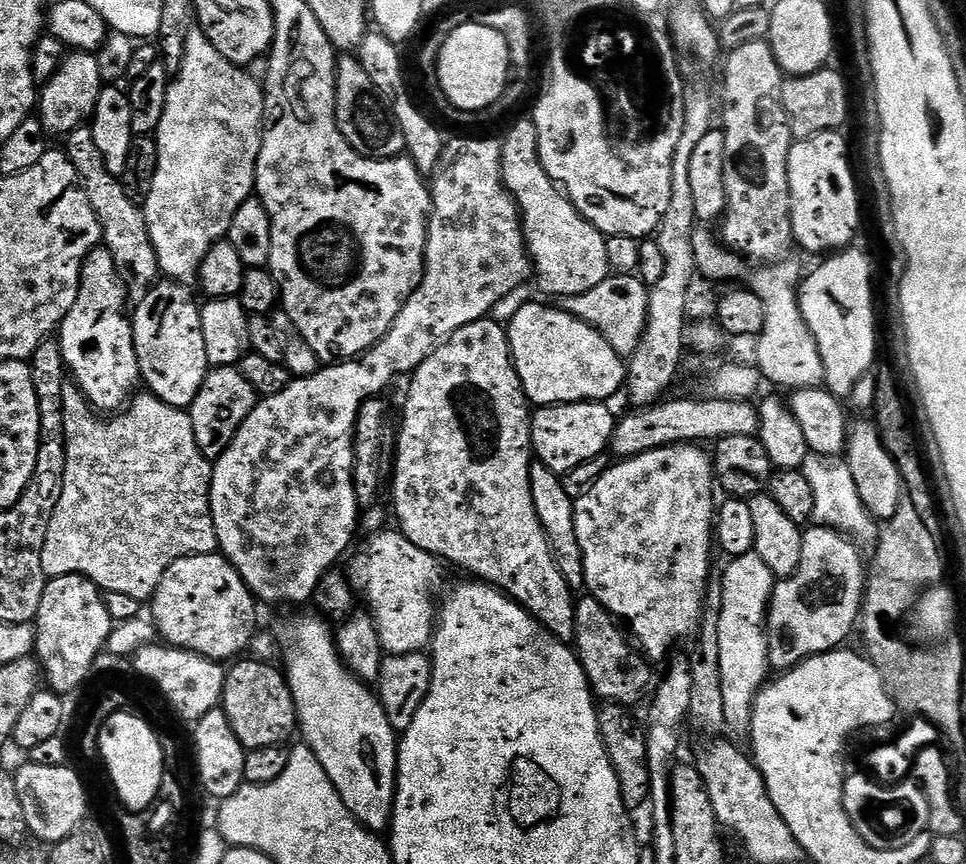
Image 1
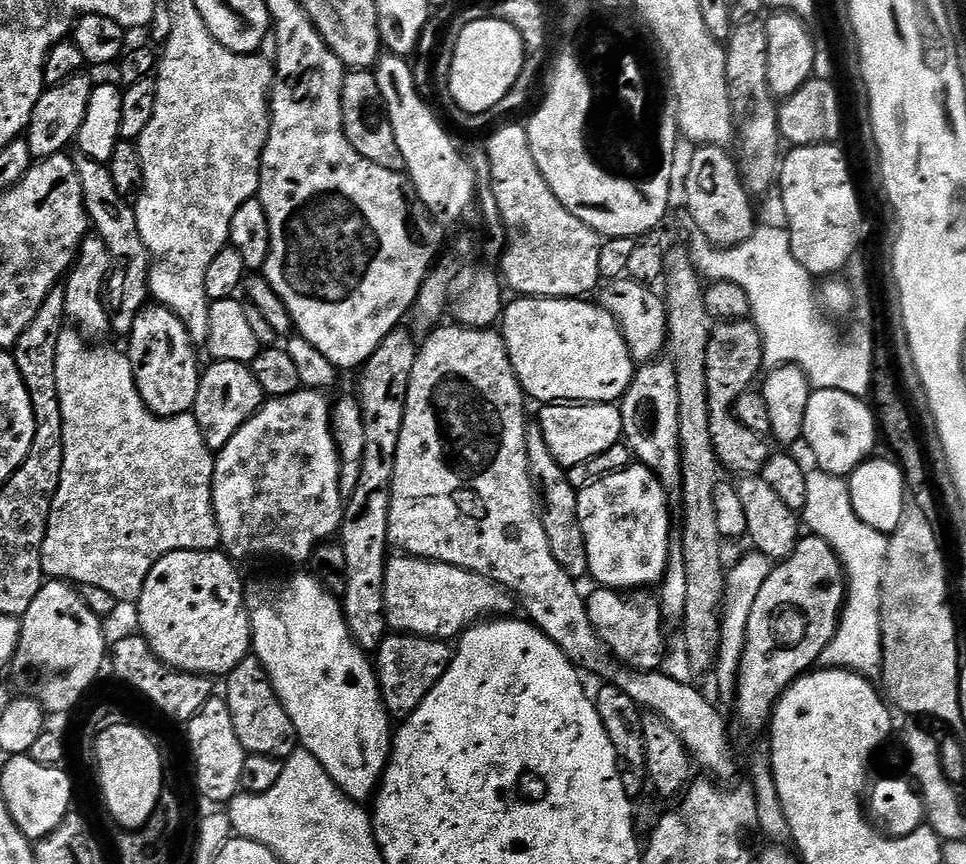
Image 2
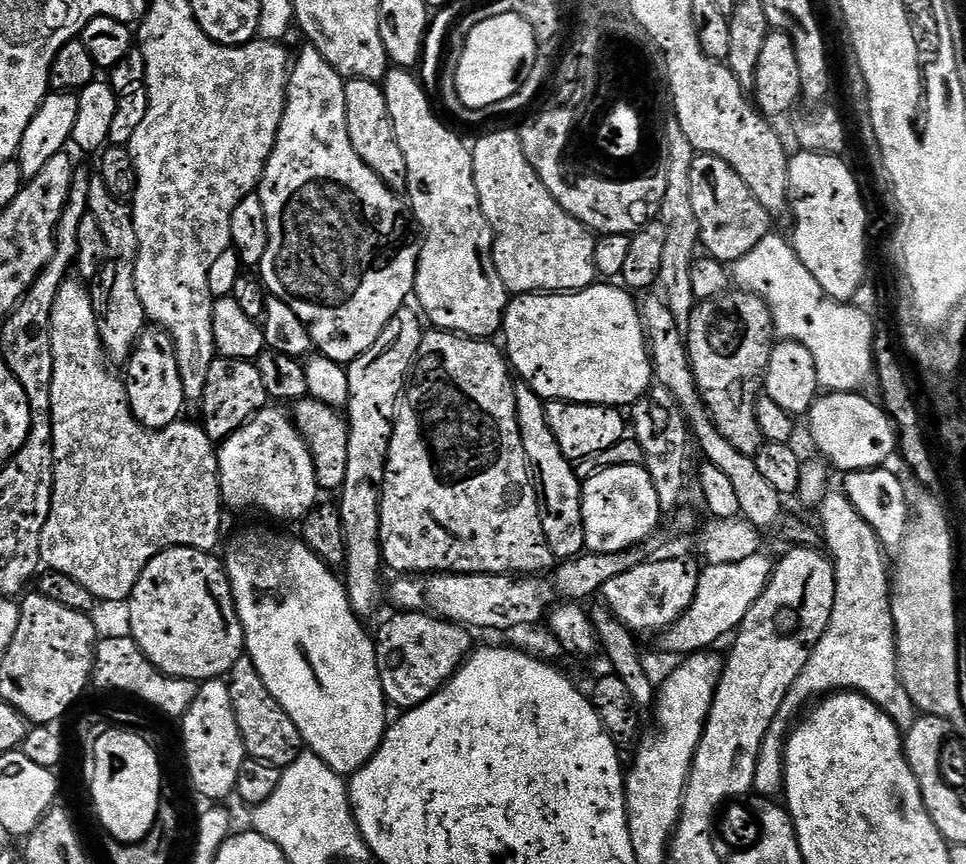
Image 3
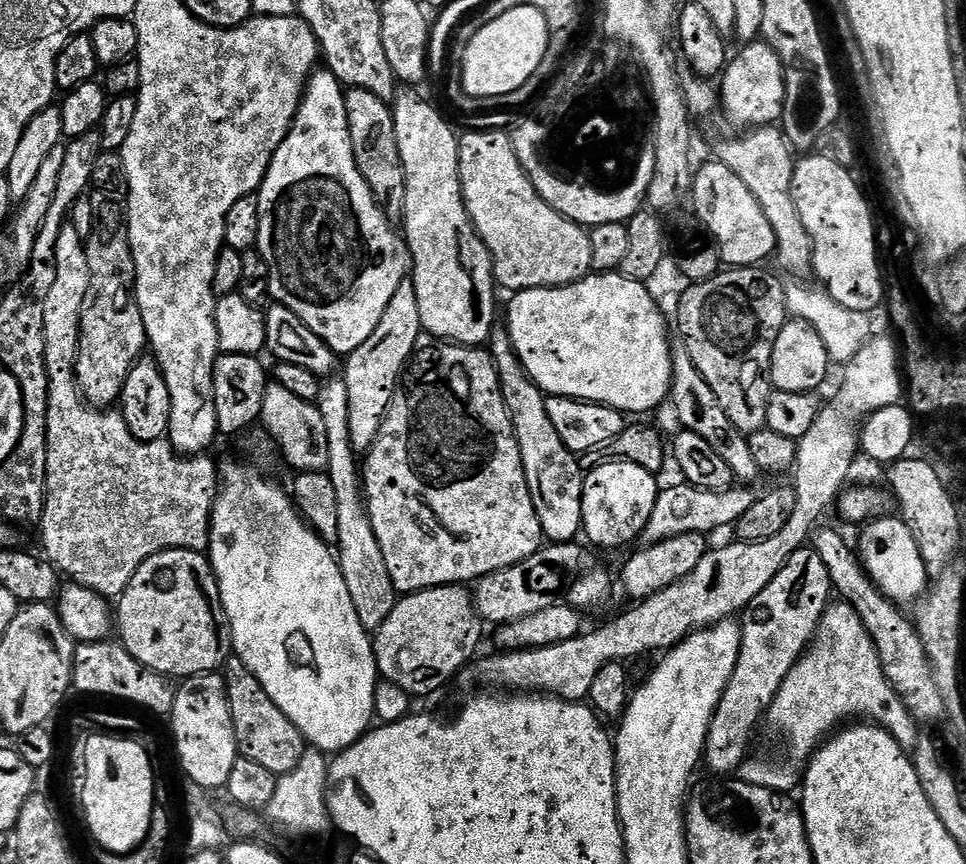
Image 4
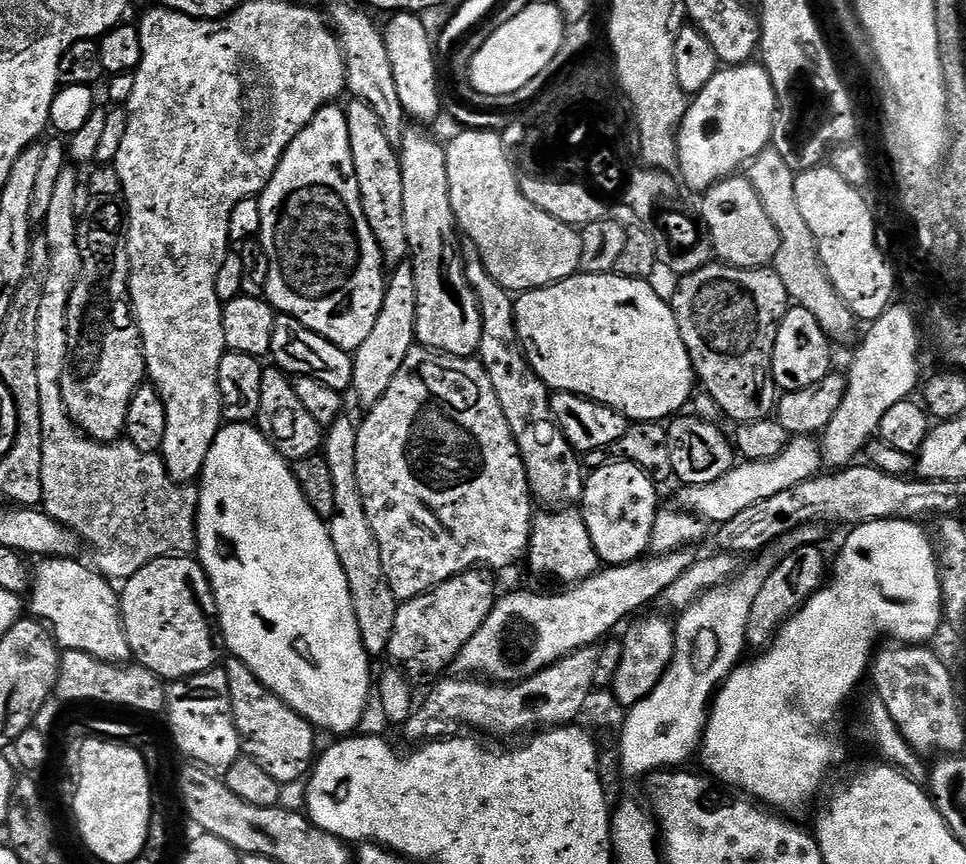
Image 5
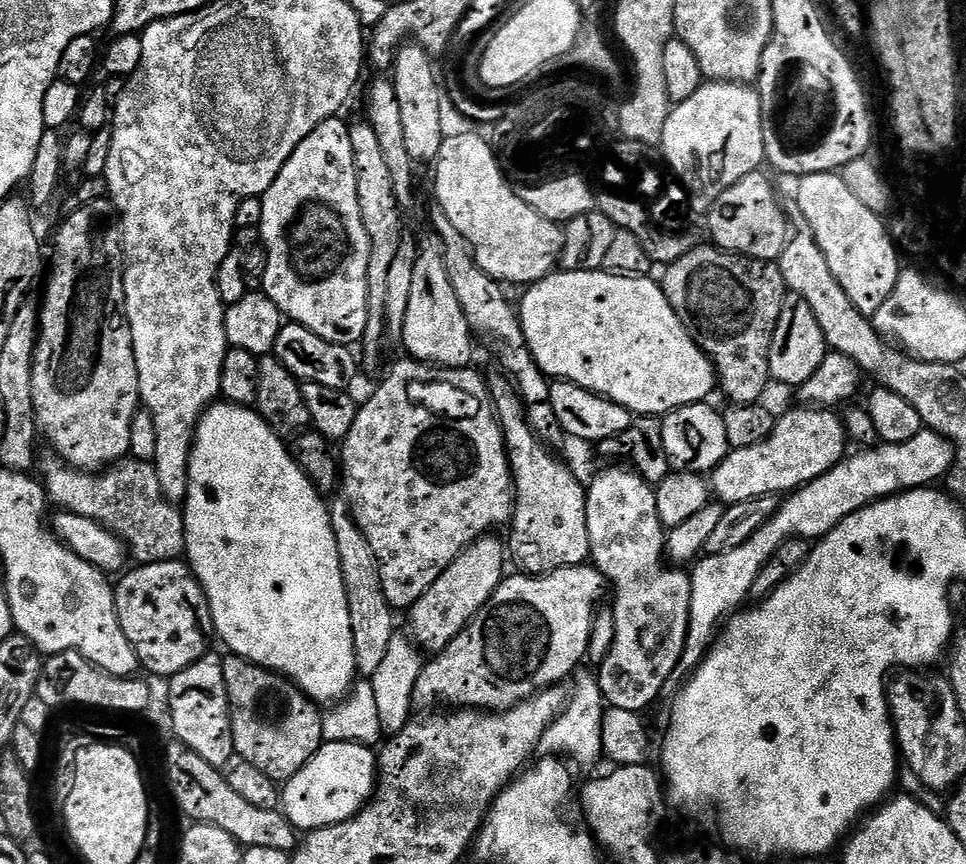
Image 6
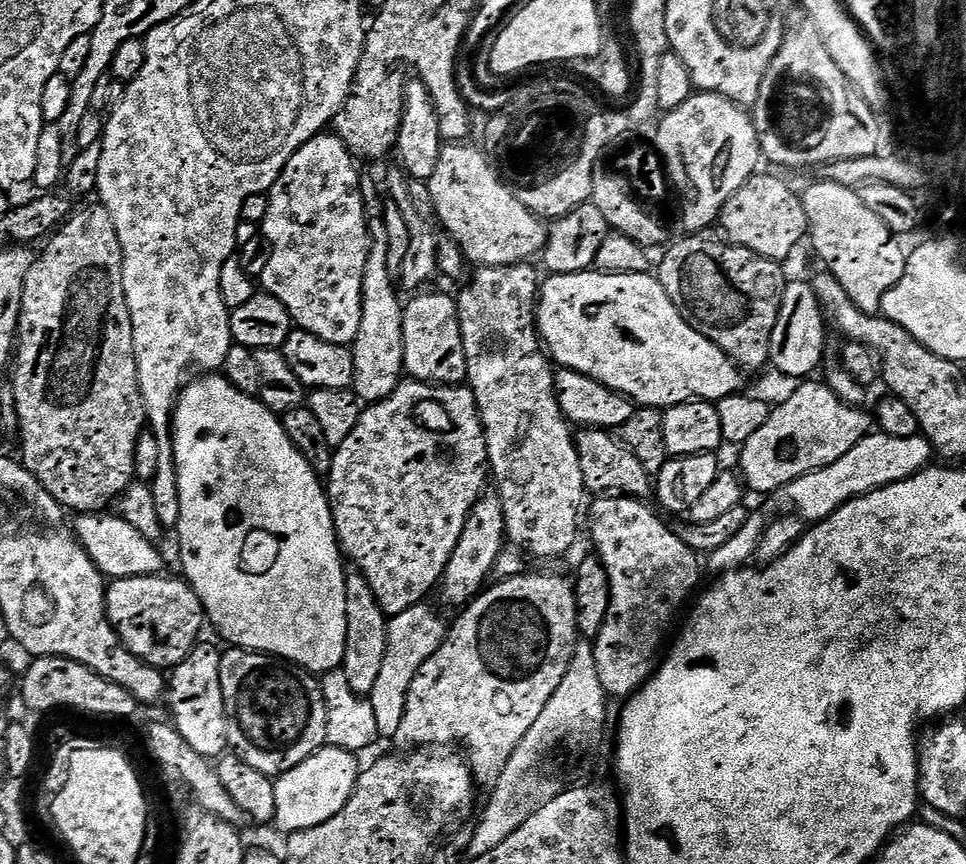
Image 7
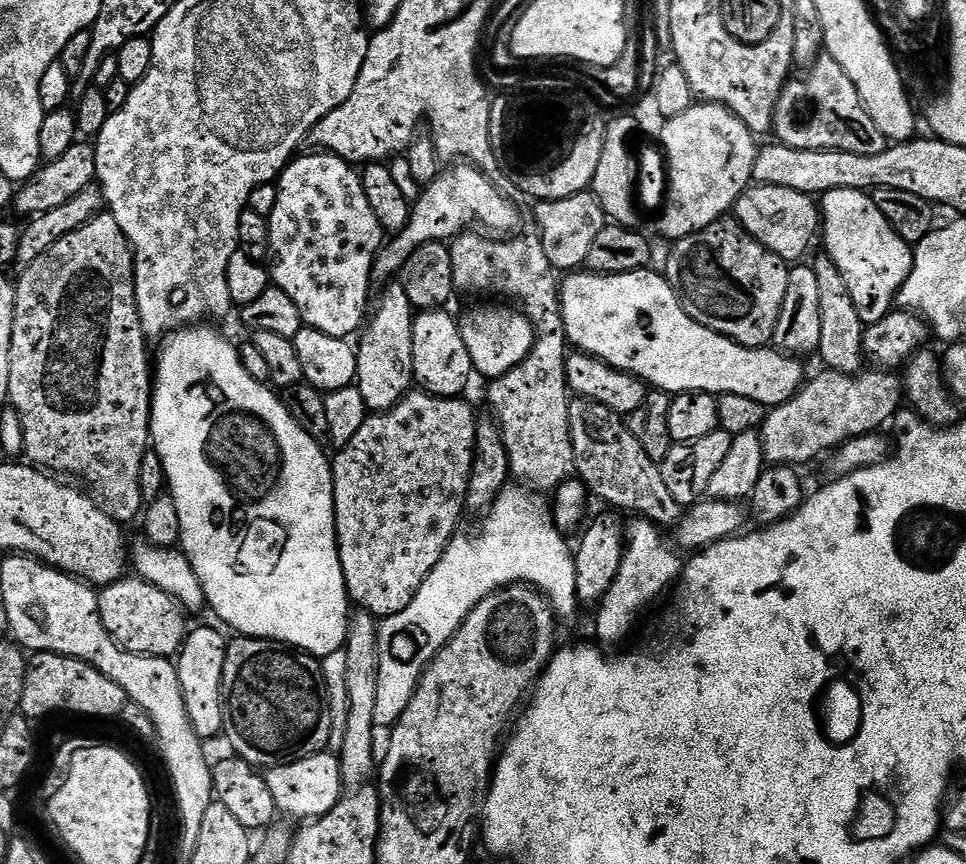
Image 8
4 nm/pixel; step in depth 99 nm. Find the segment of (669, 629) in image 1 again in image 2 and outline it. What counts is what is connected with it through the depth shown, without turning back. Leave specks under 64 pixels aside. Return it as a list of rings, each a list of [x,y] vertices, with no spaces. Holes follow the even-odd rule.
[[[636,462],[630,468],[623,468],[621,472],[612,472],[592,481],[579,489],[576,497],[578,522],[586,538],[591,579],[596,579],[597,585],[617,590],[648,590],[659,585],[664,579],[664,571],[668,568],[668,547],[674,539],[672,516],[668,513],[670,496],[660,484],[660,479],[643,464]]]

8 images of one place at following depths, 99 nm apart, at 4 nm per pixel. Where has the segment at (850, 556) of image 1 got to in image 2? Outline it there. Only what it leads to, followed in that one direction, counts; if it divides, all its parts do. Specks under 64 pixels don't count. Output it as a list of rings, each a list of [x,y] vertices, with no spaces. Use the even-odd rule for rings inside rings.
[[[808,534],[797,540],[795,550],[773,567],[770,578],[766,578],[762,590],[758,590],[758,598],[754,598],[740,672],[736,675],[736,716],[746,727],[767,729],[781,694],[819,661],[822,650],[830,646],[840,625],[845,595],[844,568],[831,546],[817,536]]]

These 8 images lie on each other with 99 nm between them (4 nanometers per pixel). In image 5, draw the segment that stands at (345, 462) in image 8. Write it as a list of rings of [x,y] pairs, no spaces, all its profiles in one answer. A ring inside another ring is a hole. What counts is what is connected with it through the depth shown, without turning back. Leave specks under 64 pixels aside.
[[[414,346],[410,354],[406,354],[402,370],[394,374],[394,382],[390,382],[386,394],[382,394],[382,398],[378,398],[378,402],[365,412],[368,413],[365,414],[364,421],[361,419],[358,424],[358,490],[362,490],[362,506],[366,506],[366,518],[370,518],[374,538],[378,538],[378,550],[382,554],[382,570],[386,574],[386,582],[390,582],[390,590],[397,601],[403,602],[422,596],[451,576],[469,572],[471,568],[508,568],[519,556],[521,559],[527,553],[534,517],[532,487],[528,484],[528,471],[514,442],[514,434],[510,434],[510,422],[506,422],[506,414],[502,414],[502,406],[494,395],[494,386],[490,386],[490,374],[486,374],[479,359],[471,356],[447,356],[444,352],[433,352],[430,348]]]

